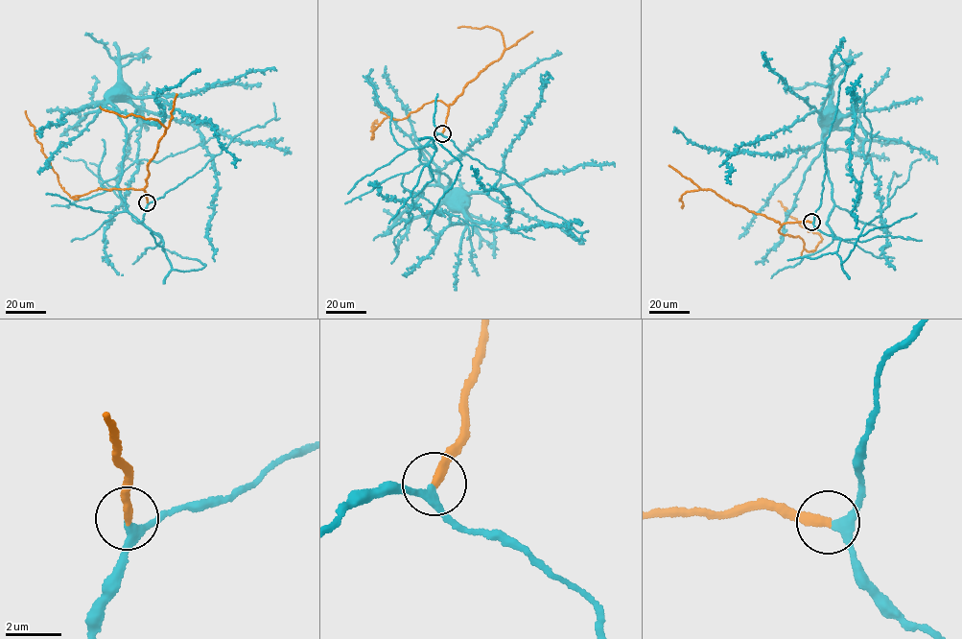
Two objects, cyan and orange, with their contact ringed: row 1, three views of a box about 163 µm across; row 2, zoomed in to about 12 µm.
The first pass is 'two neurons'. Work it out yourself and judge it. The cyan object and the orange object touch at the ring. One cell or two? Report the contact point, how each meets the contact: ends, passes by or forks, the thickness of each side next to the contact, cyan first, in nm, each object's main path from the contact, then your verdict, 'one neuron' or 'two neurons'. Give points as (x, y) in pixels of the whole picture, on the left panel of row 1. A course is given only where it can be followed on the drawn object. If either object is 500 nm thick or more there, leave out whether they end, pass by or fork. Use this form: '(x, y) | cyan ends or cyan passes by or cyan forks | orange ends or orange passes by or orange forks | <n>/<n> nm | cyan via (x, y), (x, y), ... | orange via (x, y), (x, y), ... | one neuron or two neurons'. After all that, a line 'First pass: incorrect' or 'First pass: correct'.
(147, 202) | cyan passes by | orange ends | 280/320 nm | cyan via (147, 202), (140, 222), (127, 209), (117, 185), (126, 139), (126, 126), (110, 102), (116, 94) | orange via (147, 202), (144, 189), (99, 188), (77, 199), (72, 198), (61, 187), (43, 153), (26, 111) | one neuron
First pass: incorrect

